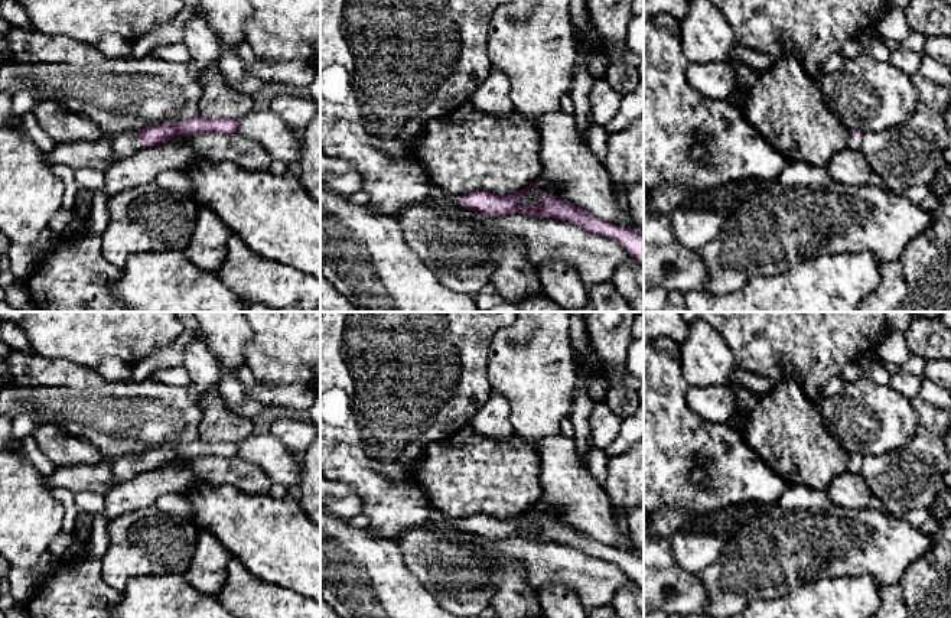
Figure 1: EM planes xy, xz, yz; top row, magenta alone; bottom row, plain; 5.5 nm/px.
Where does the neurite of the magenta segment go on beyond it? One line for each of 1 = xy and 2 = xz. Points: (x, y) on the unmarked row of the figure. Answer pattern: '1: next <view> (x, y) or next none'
1: next xy (123, 468)
2: next xz (433, 514)

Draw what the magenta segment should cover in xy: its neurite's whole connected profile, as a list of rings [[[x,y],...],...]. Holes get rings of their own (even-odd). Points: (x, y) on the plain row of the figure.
[[[202,439],[183,443],[179,446],[163,446],[160,449],[146,451],[139,455],[105,458],[113,476],[118,481],[127,481],[144,471],[154,471],[172,464],[176,459],[190,461],[198,456],[238,456],[238,442],[215,442],[208,443]]]

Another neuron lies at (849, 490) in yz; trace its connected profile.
[[[844,472],[825,491],[836,507],[863,510],[873,495],[862,474]]]

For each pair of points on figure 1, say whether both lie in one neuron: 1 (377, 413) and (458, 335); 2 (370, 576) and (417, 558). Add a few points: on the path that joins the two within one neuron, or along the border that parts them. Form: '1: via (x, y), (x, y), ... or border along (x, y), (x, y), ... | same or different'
1: via (397, 396), (437, 355) | same
2: border along (393, 542), (401, 553), (404, 565), (426, 588) | different

